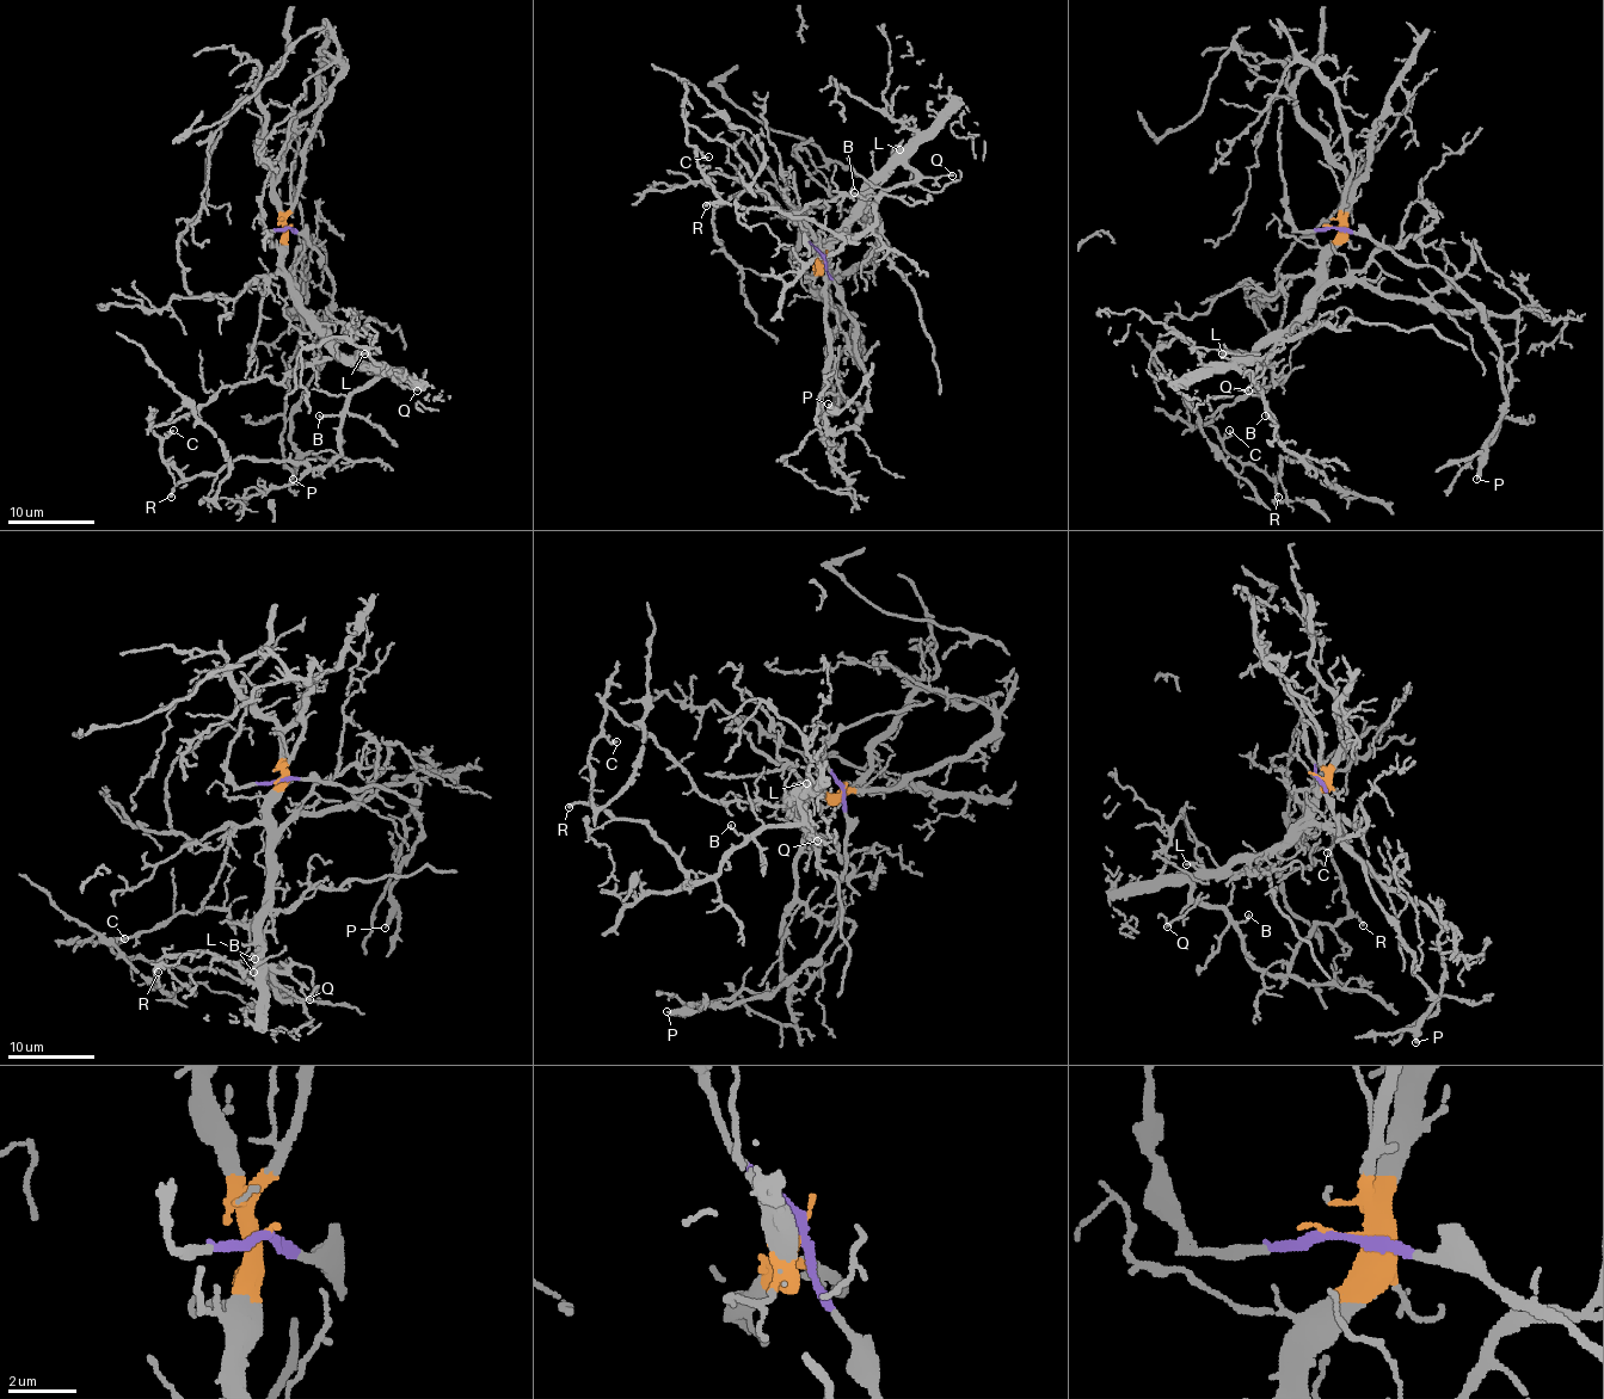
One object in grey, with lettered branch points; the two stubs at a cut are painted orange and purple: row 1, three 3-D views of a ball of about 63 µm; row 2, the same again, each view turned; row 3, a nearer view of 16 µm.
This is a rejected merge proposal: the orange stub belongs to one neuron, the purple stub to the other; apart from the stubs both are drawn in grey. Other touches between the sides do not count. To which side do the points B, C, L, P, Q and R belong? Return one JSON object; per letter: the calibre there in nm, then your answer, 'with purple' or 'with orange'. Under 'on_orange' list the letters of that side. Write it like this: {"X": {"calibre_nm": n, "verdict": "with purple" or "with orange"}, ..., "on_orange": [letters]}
{"B": {"calibre_nm": 150, "verdict": "with orange"}, "C": {"calibre_nm": 160, "verdict": "with orange"}, "L": {"calibre_nm": 170, "verdict": "with orange"}, "P": {"calibre_nm": 240, "verdict": "with purple"}, "Q": {"calibre_nm": 100, "verdict": "with orange"}, "R": {"calibre_nm": 200, "verdict": "with orange"}, "on_orange": ["B", "C", "L", "Q", "R"]}

